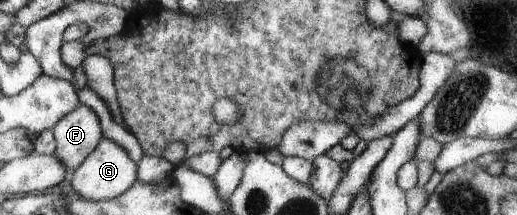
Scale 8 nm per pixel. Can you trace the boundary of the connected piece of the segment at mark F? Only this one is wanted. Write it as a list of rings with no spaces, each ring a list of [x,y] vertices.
[[[76,105],[51,128],[55,140],[54,156],[70,173],[96,148],[102,138],[100,122],[92,109]]]

